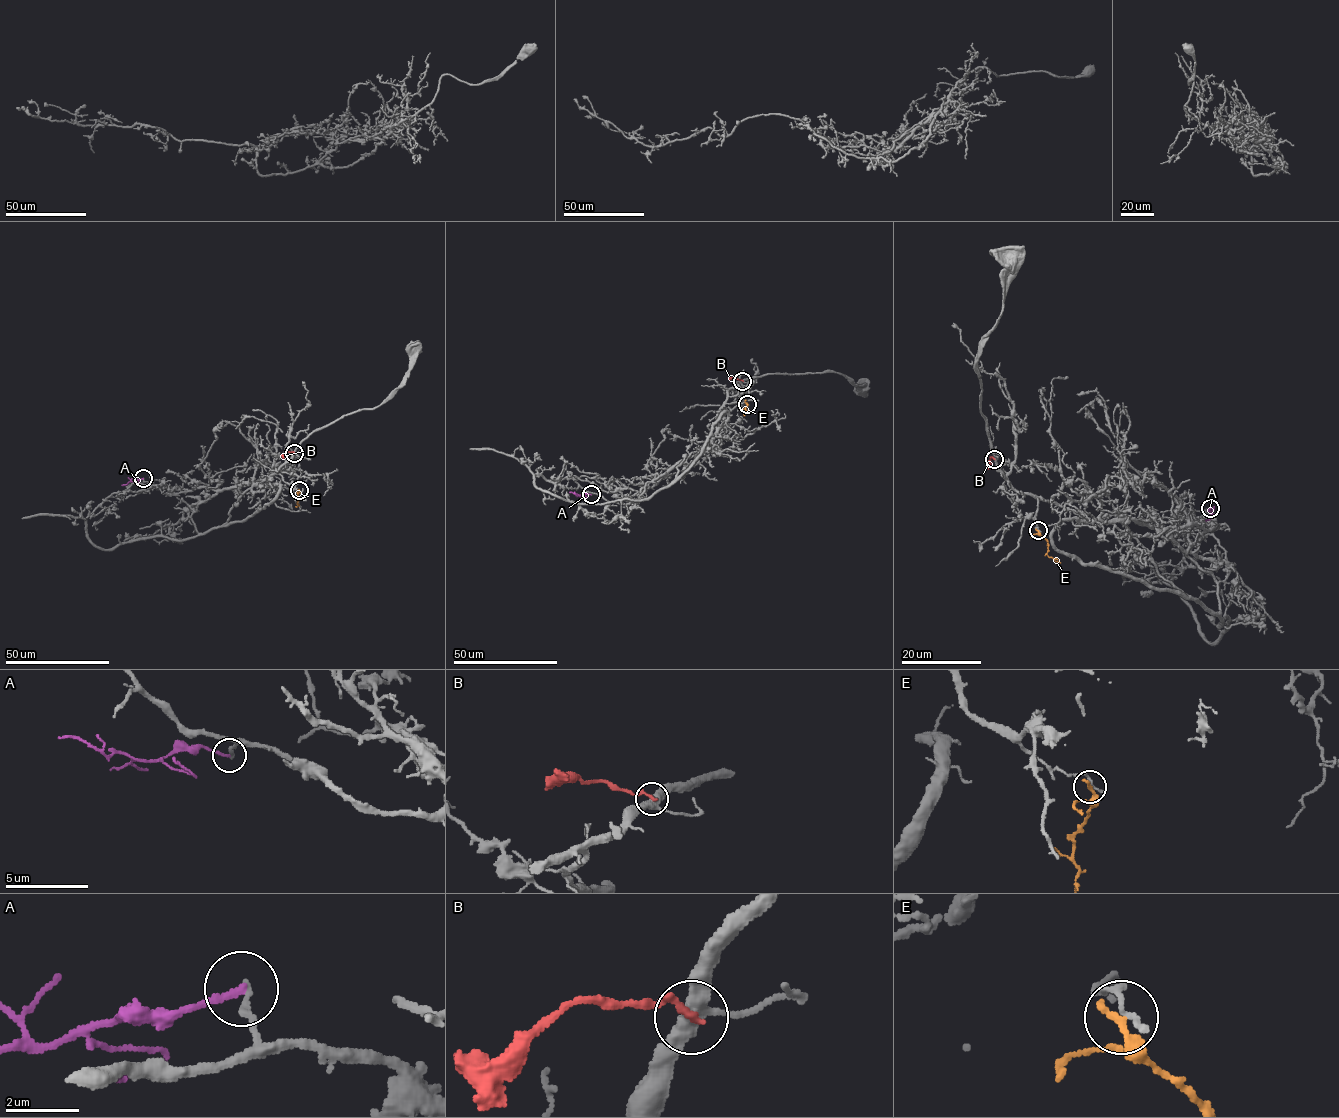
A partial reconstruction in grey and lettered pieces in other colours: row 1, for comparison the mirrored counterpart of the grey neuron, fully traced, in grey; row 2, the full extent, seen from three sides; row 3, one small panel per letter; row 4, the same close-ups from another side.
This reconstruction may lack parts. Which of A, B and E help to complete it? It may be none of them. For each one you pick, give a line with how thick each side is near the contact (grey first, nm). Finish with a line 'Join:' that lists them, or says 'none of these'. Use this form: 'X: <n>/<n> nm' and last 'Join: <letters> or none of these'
Join: none of these

